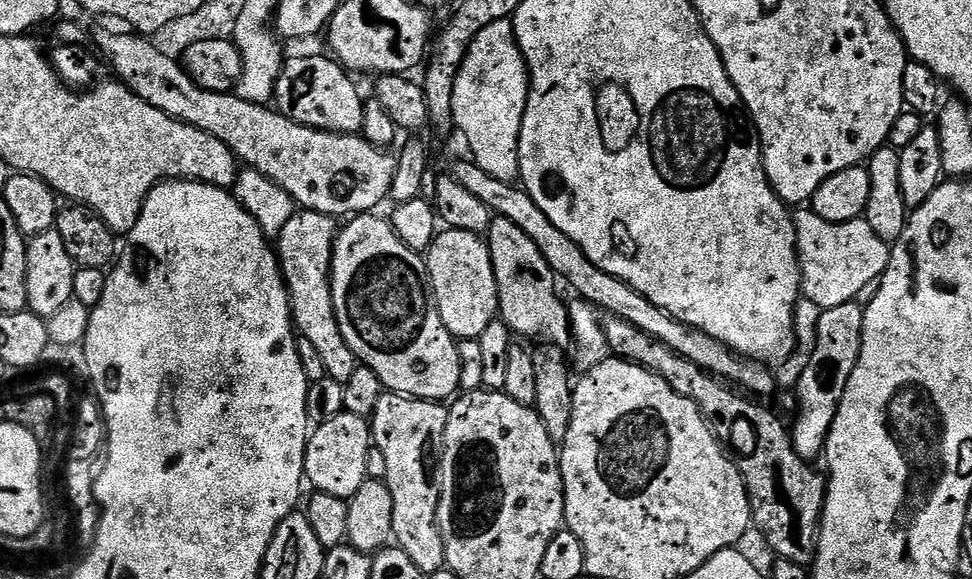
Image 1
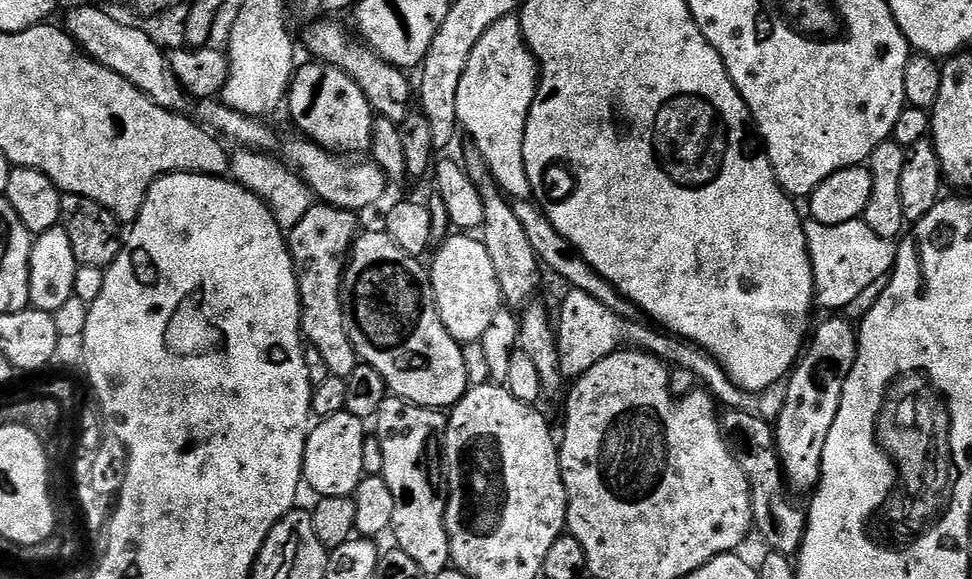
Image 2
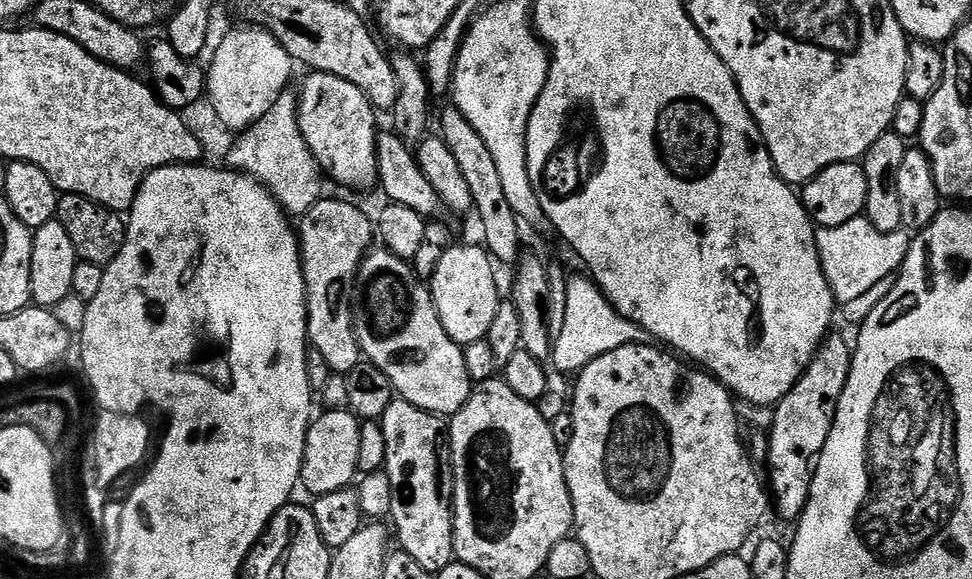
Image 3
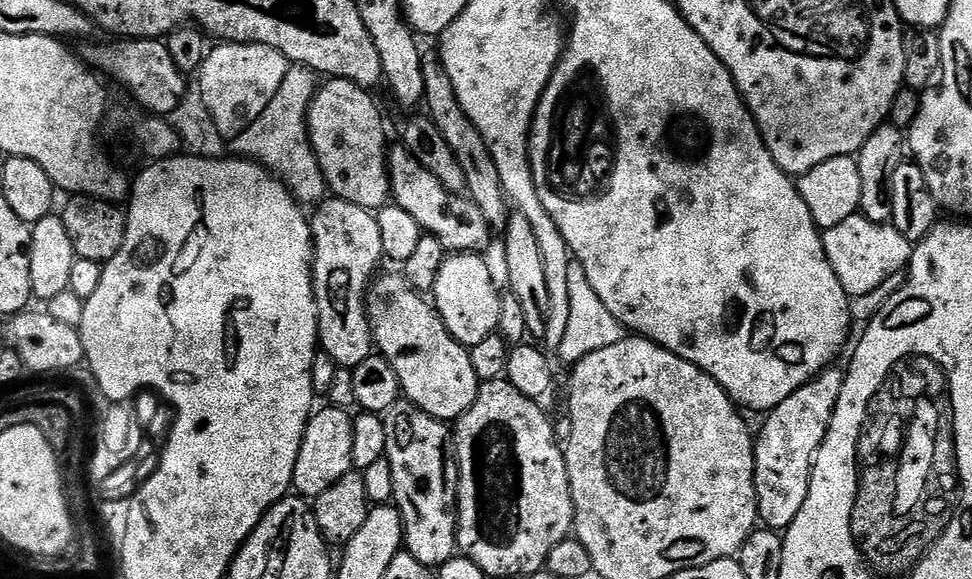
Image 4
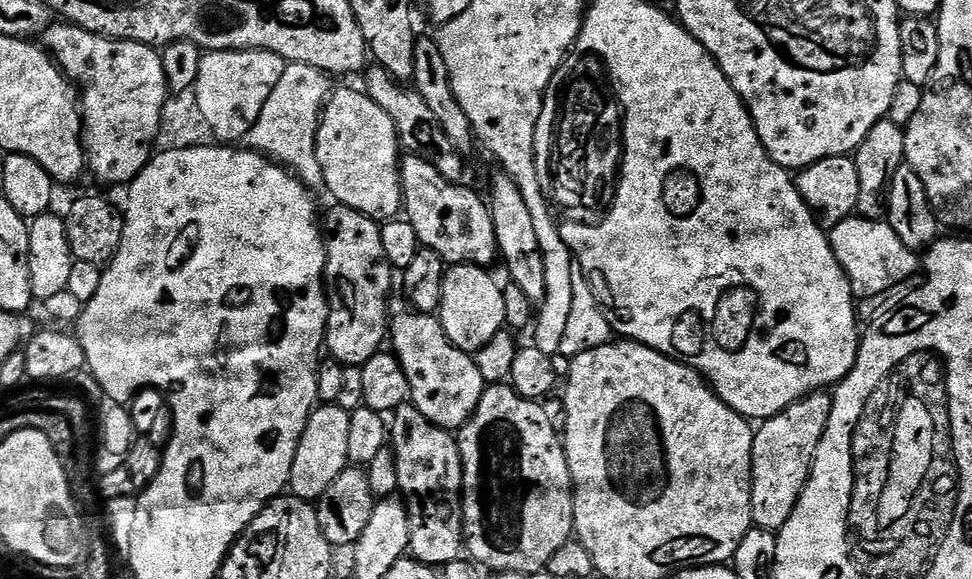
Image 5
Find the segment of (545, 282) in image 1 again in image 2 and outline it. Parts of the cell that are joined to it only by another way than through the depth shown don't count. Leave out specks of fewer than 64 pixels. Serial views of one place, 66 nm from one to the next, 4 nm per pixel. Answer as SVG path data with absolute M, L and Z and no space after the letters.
M468 150L464 160L462 159L462 167L472 179L474 186L480 189L484 199L482 243L486 246L486 254L490 254L490 262L494 262L494 274L498 274L498 286L503 303L508 306L527 305L535 297L532 295L540 288L542 265L526 239L526 230L522 222L518 222L511 205L501 196L496 187L496 179L490 174L479 152Z

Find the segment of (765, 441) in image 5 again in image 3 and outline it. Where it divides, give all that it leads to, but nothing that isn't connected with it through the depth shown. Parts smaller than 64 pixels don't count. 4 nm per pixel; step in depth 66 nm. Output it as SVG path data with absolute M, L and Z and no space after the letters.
M835 334L829 335L825 339L824 343L821 344L819 350L816 351L816 357L810 362L810 366L802 374L802 378L798 381L793 388L788 391L788 393L780 399L780 403L775 405L772 414L772 426L768 429L766 435L768 437L768 455L766 457L766 463L768 463L768 480L767 483L770 485L770 496L774 501L774 508L776 504L776 512L784 520L792 520L791 522L799 521L800 515L804 512L804 507L808 501L808 495L810 494L810 486L812 485L812 473L814 471L814 465L816 462L816 457L820 455L820 451L826 446L826 438L830 434L832 429L832 423L836 417L836 411L838 410L838 402L842 398L842 390L846 390L846 378L850 378L850 366L852 365L852 354L854 348L851 343L848 344L840 336L835 336Z

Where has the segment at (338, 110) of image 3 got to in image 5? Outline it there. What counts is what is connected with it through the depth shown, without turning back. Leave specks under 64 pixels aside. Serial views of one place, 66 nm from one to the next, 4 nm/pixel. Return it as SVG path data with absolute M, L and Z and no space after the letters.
M339 88L324 105L316 139L324 188L335 203L350 206L350 210L358 210L371 220L395 220L404 206L404 191L400 185L402 149L394 122L378 102L368 97L367 91Z

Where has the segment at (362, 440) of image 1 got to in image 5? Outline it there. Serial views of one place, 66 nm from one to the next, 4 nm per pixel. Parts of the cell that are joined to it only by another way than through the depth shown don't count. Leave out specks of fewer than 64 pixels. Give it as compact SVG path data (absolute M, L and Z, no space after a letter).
M320 404L312 409L294 454L294 466L290 470L288 488L291 495L309 502L319 501L320 496L326 494L330 482L334 482L334 478L349 467L346 450L350 447L351 417L351 412L342 410L337 404Z

